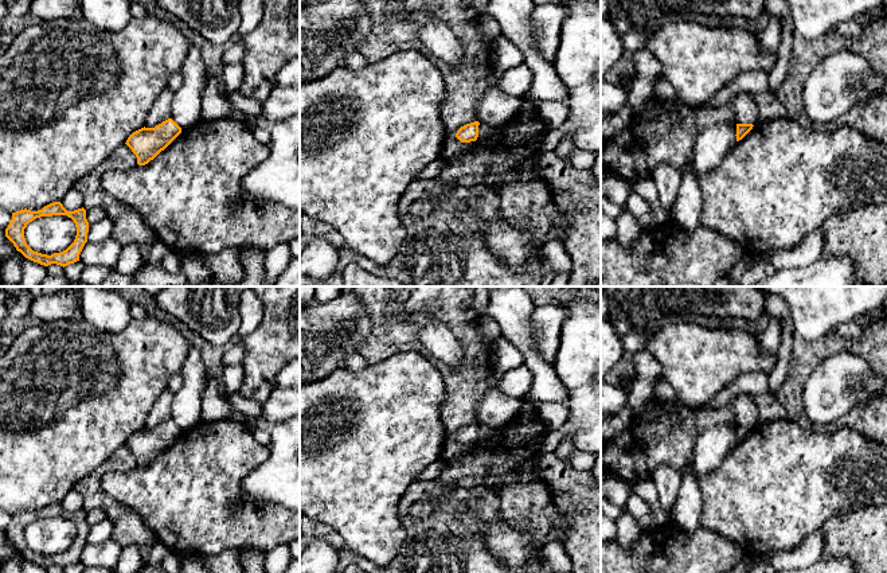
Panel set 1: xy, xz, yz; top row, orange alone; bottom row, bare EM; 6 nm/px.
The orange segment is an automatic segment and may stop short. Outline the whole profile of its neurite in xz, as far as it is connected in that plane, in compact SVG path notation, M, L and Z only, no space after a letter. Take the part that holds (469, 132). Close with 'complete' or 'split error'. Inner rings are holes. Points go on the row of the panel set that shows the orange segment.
M478 121L466 124L464 126L461 126L457 133L456 137L461 141L461 143L470 143L470 141L476 141L478 137Z; complete

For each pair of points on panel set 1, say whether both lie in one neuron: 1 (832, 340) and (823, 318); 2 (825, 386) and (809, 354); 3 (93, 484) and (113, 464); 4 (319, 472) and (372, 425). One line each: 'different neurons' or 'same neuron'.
1: different neurons
2: different neurons
3: same neuron
4: same neuron

